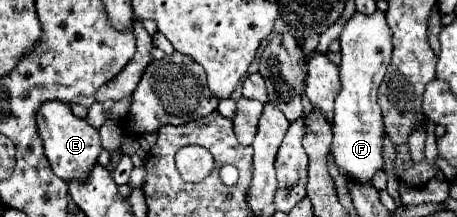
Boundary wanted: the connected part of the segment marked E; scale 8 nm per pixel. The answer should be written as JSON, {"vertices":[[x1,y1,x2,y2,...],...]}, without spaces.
{"vertices":[[58,100,44,102,36,114,36,122,38,122,40,136,44,140,44,150,52,164,52,170,66,182,76,180,76,178,84,180,86,174,96,164,100,148,102,148,98,130,94,130,84,118,74,116,70,106,64,102,58,102]]}

